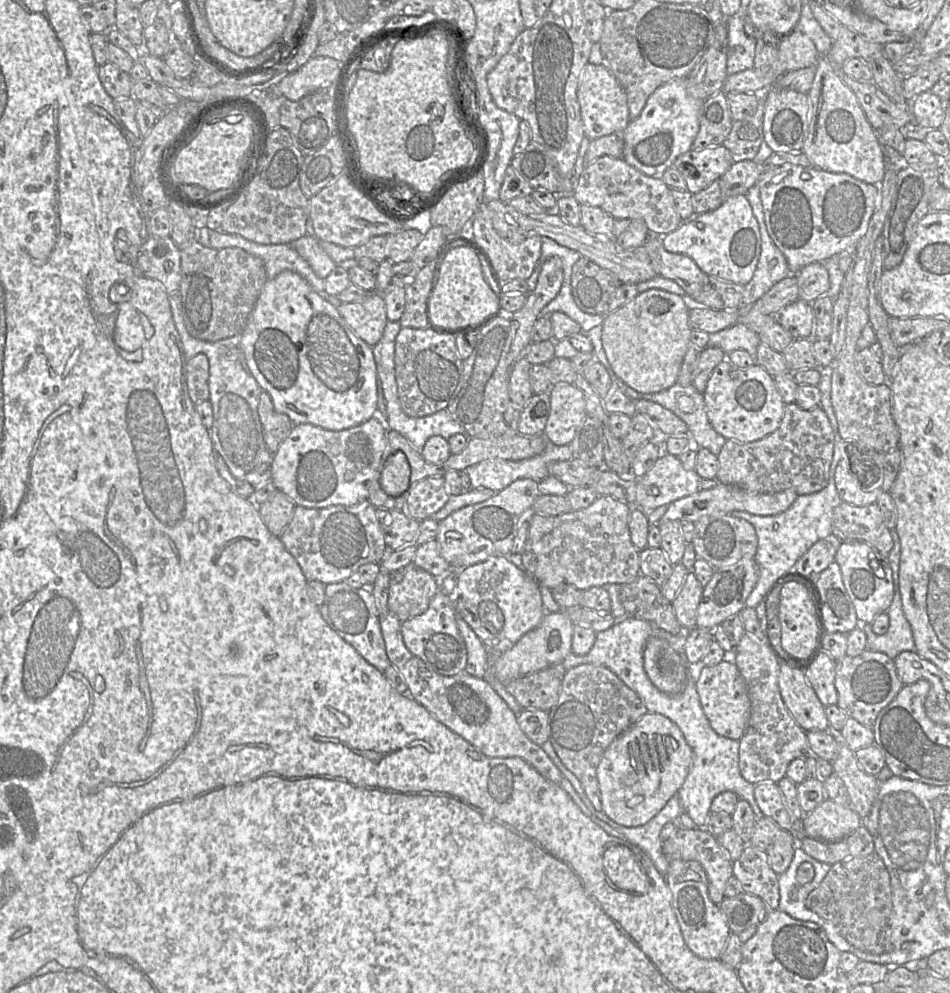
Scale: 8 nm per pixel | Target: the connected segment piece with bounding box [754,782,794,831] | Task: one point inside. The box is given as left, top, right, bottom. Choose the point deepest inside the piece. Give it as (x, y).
(769, 798)

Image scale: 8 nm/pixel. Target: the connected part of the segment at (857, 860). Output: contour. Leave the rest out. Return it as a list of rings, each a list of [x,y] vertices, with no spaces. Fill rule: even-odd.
[[[800,846],[795,847],[788,869],[778,876],[779,908],[789,906],[788,889],[793,884],[802,862],[811,864],[814,876],[809,882],[818,885],[805,900],[805,905],[821,918],[830,921],[852,946],[871,954],[891,952],[889,918],[892,913],[892,888],[889,872],[876,854],[848,858],[833,865],[819,862],[807,855]],[[824,870],[829,870],[823,878]]]

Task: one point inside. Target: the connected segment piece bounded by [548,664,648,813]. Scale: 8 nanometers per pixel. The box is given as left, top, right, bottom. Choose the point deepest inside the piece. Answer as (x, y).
(594, 706)

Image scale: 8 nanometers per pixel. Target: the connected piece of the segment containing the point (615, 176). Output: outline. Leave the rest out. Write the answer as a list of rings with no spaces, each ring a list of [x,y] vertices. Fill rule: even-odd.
[[[602,156],[584,167],[573,196],[581,205],[599,207],[614,219],[641,219],[652,235],[663,237],[683,222],[675,210],[671,191],[661,177],[647,176],[622,158]]]

